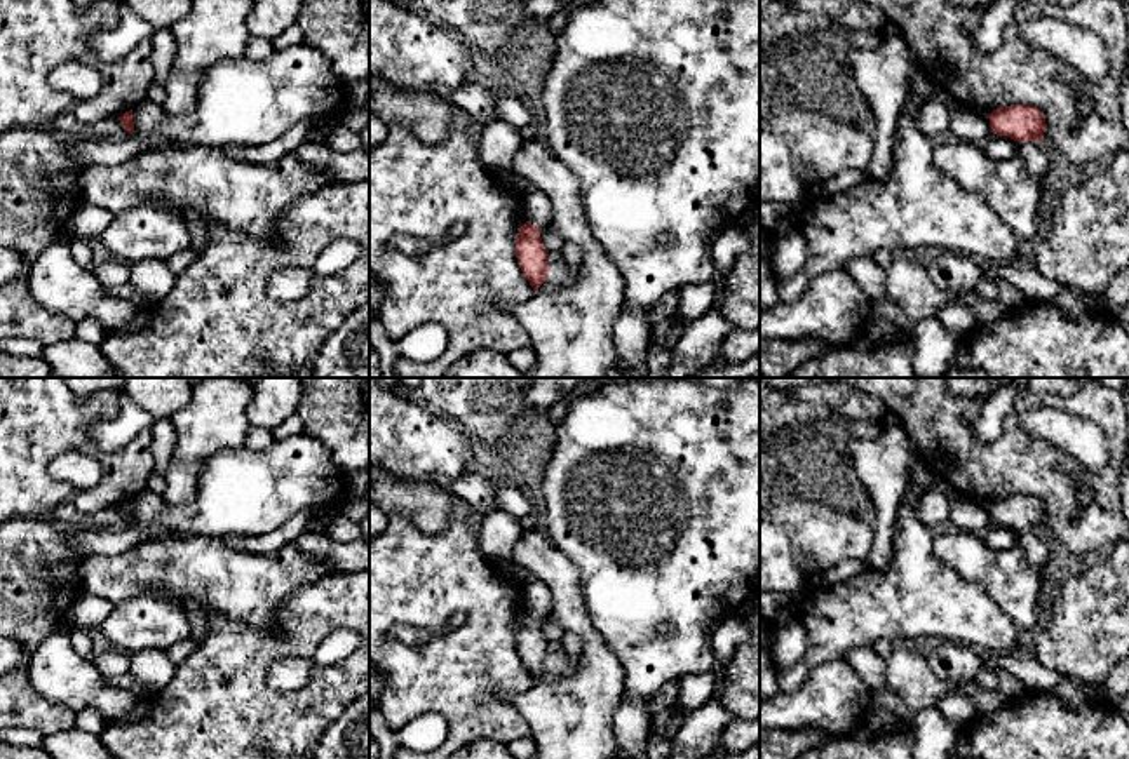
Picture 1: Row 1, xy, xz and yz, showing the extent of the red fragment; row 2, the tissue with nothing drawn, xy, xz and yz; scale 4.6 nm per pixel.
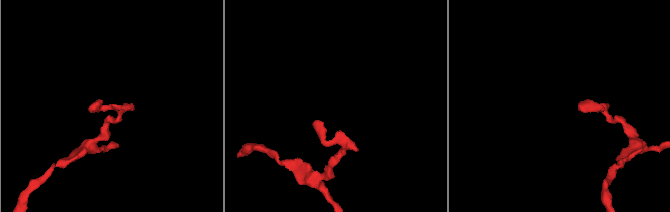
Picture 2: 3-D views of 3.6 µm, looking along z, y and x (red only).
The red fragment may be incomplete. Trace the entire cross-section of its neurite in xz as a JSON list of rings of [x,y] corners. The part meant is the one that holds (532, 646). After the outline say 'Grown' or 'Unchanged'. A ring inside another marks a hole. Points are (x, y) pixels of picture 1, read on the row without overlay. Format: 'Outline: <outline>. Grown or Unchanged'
Outline: [[[526,611],[516,627],[516,648],[535,681],[549,668],[547,646],[549,641],[542,634],[540,618]]]. Unchanged

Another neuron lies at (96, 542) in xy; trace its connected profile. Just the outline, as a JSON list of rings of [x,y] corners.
[[[129,524],[124,529],[78,529],[63,527],[71,538],[73,545],[89,555],[118,555],[143,541],[160,538],[160,533],[148,533],[136,524]]]

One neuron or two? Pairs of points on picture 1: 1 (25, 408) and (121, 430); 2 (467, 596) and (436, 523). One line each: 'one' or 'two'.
1: two
2: two

